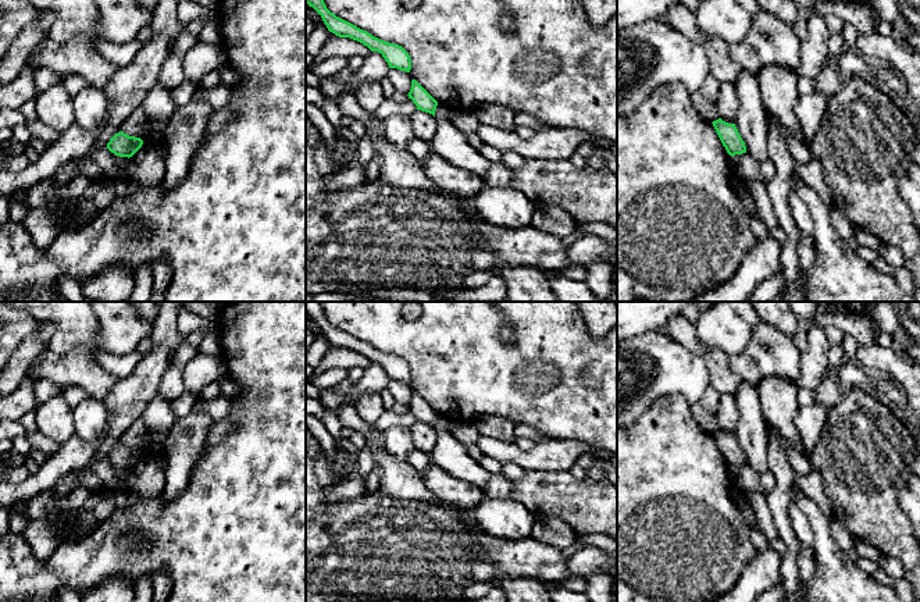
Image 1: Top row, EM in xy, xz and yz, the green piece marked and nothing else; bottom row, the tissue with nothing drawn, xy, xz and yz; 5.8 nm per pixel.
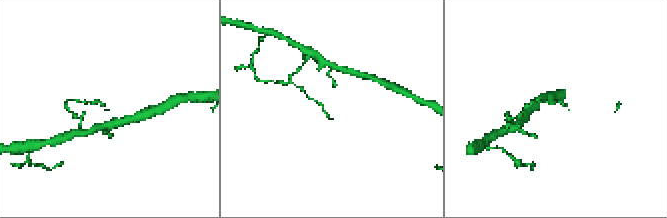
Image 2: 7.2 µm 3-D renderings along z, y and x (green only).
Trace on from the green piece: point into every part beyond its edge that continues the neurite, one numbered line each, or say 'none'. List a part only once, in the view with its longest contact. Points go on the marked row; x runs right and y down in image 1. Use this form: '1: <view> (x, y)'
none

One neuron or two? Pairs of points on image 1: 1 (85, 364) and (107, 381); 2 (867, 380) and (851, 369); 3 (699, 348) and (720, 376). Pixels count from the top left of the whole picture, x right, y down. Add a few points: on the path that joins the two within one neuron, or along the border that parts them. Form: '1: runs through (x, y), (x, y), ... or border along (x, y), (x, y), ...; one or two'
1: runs through (91, 370), (102, 381); one
2: runs through (863, 378), (855, 373); one
3: runs through (706, 353), (719, 369); one

